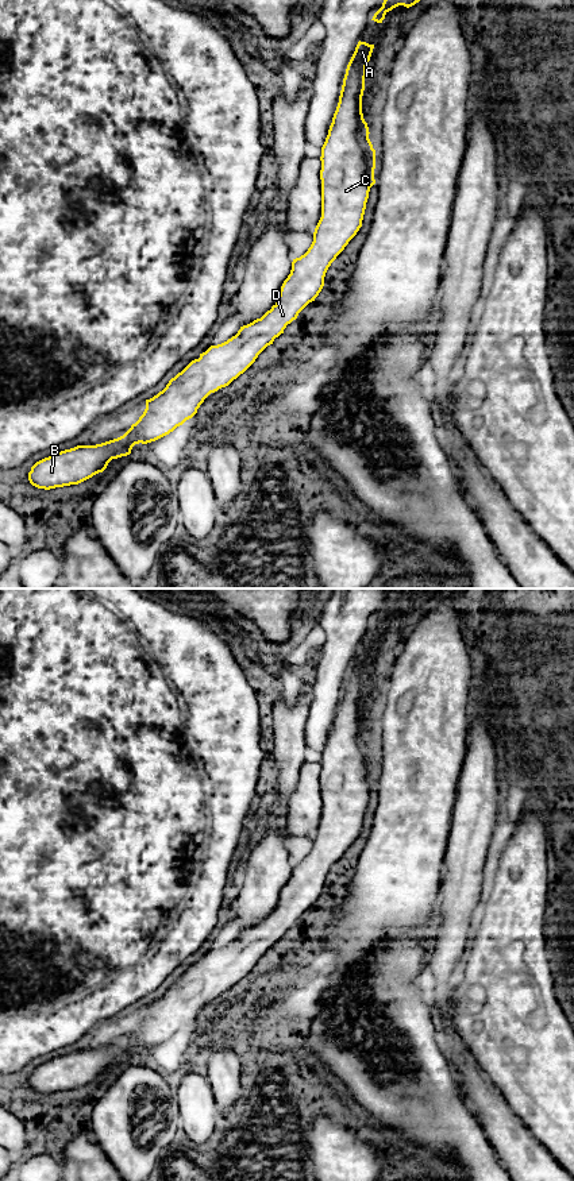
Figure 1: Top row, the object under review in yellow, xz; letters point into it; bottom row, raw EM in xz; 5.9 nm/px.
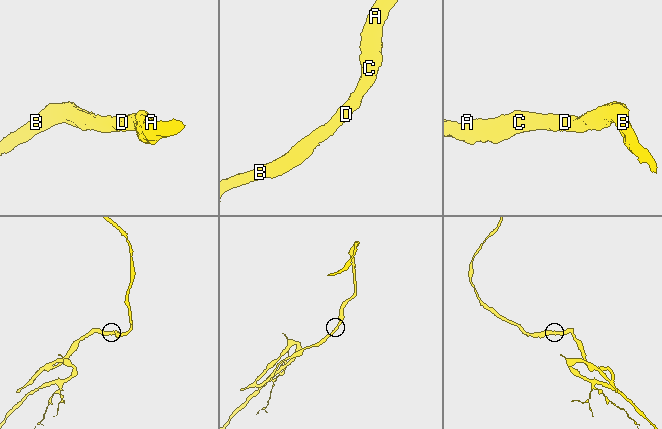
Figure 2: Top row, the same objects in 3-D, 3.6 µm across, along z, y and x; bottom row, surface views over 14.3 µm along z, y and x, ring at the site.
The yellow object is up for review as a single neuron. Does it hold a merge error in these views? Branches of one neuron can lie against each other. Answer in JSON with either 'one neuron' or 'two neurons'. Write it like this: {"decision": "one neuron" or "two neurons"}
{"decision": "one neuron"}

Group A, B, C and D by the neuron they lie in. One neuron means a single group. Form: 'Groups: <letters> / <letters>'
Groups: A B C D

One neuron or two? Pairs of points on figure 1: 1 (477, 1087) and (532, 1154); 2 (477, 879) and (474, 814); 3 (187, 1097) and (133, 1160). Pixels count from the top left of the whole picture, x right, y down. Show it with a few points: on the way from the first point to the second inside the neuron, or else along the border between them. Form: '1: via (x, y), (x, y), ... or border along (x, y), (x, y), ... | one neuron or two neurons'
1: via (488, 1103), (496, 1118), (516, 1138) | one neuron
2: via (474, 863), (474, 830) | one neuron
3: border along (172, 1112), (178, 1120), (180, 1131) | two neurons

